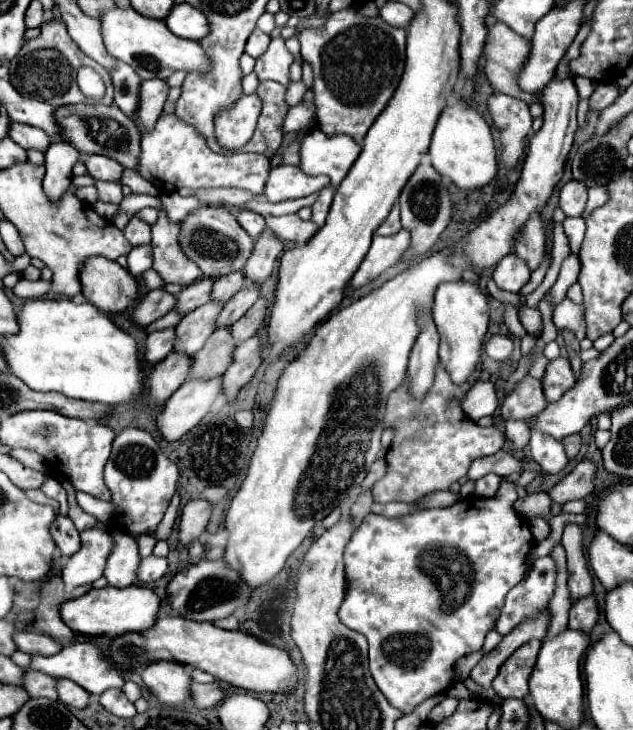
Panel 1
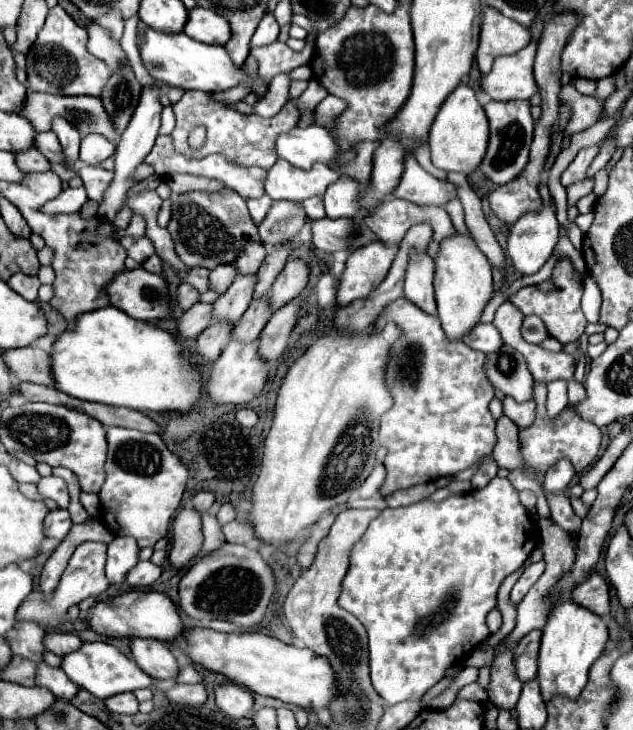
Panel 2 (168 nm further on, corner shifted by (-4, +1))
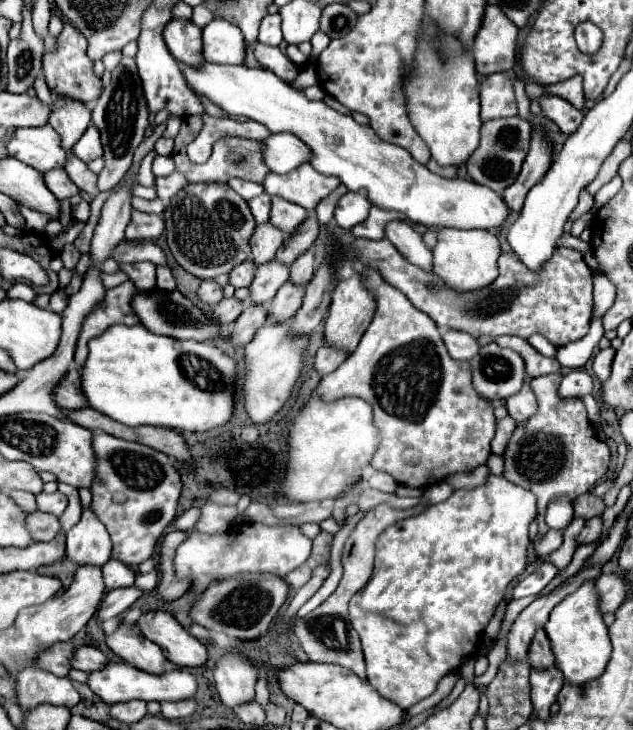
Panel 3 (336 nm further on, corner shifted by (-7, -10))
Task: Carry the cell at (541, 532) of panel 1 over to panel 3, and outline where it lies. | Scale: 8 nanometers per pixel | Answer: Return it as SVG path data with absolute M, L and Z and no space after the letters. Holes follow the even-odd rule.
M558 373L530 379L530 387L538 399L538 413L516 427L504 453L504 477L514 485L536 493L538 499L542 495L542 501L538 503L540 533L548 531L545 521L546 503L550 501L552 493L563 493L573 502L594 487L594 483L606 473L610 461L608 445L594 437L596 431L586 417L584 403L576 397L560 399L556 395L560 381L562 375Z

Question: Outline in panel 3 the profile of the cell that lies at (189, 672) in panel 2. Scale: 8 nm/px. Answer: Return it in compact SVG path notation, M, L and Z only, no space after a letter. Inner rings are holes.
M108 663L104 669L88 673L88 687L108 705L114 703L126 703L132 699L142 699L142 701L180 701L180 699L190 699L196 693L196 679L188 671L168 671L164 675L150 675L144 673L128 663Z

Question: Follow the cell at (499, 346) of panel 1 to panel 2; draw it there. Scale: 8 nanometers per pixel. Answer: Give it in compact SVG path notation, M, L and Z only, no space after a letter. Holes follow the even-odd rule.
M475 324L465 336L463 342L479 352L495 352L503 346L499 330L493 324Z

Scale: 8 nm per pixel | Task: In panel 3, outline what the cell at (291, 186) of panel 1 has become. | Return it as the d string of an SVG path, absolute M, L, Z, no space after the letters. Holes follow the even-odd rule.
M302 165L286 175L270 173L264 181L264 189L270 197L278 195L290 203L302 205L306 211L312 211L326 195L336 191L340 181L318 173L312 165Z

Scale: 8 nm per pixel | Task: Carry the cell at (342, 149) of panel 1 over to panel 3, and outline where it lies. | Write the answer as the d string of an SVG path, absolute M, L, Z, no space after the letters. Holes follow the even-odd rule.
M272 133L262 141L264 161L274 173L288 173L298 169L302 163L310 163L312 153L292 133Z

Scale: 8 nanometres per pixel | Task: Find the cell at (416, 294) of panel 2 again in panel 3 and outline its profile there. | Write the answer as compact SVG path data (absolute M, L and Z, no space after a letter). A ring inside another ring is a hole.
M392 221L386 225L386 239L404 255L408 263L414 263L422 271L432 271L432 251L422 243L422 237L408 225Z

